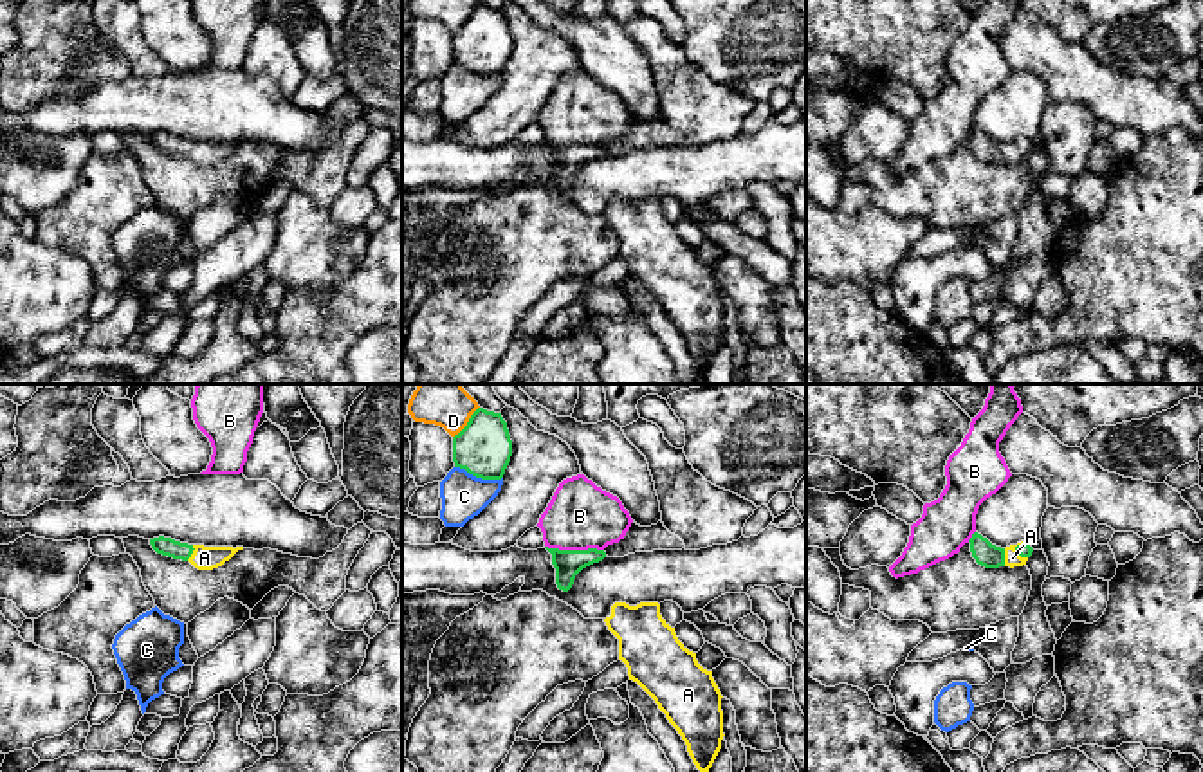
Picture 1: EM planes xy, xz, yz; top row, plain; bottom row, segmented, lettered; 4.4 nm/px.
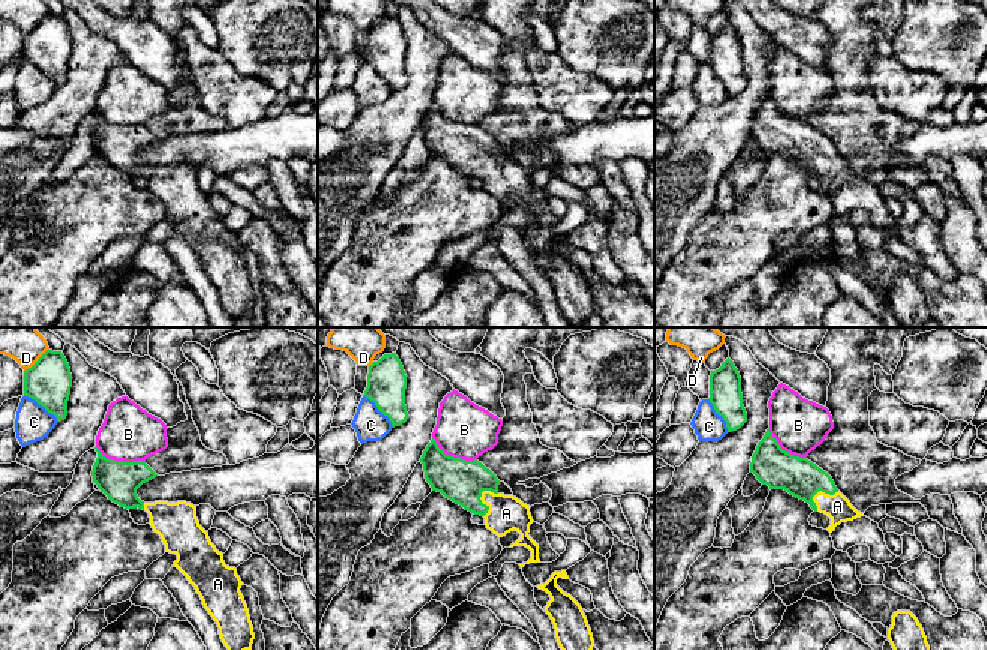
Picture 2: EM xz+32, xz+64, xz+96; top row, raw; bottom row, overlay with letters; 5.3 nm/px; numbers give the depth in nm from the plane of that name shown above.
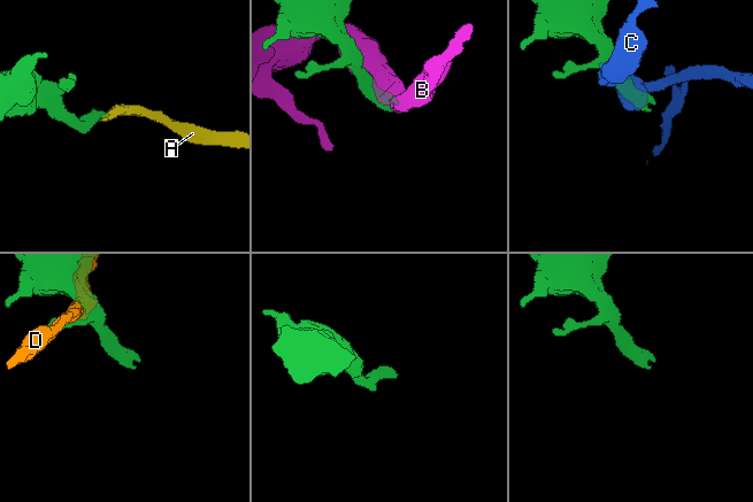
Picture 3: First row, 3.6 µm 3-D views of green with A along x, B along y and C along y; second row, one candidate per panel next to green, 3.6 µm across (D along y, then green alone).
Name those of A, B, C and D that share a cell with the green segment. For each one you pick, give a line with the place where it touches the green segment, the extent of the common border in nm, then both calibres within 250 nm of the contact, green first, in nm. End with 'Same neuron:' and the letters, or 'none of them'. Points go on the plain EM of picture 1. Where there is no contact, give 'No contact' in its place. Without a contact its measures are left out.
A: Touches green at yz (1003, 154). Shared border 80 nm. Thickness 110 nm (green) against 70 nm
Same neuron: A

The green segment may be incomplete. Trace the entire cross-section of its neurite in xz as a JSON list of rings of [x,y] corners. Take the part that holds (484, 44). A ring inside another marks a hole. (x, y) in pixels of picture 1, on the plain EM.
[[[478,4],[453,32],[455,63],[482,76],[501,76],[512,52],[512,36],[501,9]]]

